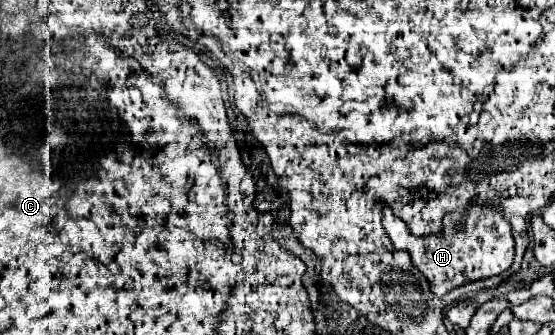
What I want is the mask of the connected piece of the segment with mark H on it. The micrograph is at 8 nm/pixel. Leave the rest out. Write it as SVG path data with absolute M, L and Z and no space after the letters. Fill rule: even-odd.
M474 204L460 214L448 214L444 218L442 236L412 236L406 224L396 218L388 206L384 206L384 224L388 226L388 236L392 238L394 248L404 248L410 252L414 266L428 278L436 296L444 296L448 290L472 280L498 276L508 270L514 260L514 238L510 224L502 216L502 208L496 206Z

